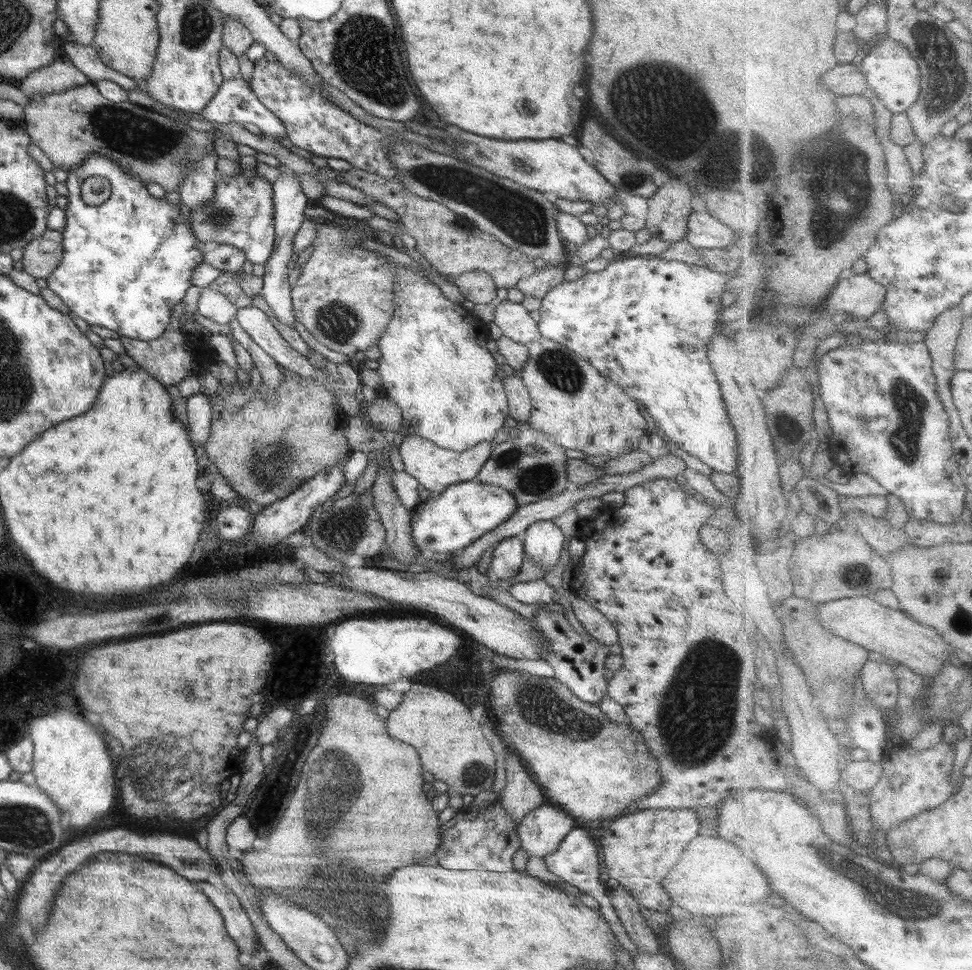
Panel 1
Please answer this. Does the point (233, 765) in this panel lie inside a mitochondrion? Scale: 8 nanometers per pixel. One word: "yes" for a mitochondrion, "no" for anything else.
no

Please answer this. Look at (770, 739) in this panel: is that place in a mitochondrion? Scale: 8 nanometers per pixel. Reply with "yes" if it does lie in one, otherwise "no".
no

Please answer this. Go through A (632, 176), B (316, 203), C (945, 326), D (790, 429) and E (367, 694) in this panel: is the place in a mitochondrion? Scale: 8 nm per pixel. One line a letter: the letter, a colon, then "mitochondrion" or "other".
A: mitochondrion
B: other
C: other
D: other
E: other

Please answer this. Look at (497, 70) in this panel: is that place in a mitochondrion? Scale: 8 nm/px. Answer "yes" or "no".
no

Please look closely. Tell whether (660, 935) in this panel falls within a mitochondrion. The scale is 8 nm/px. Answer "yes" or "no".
no

